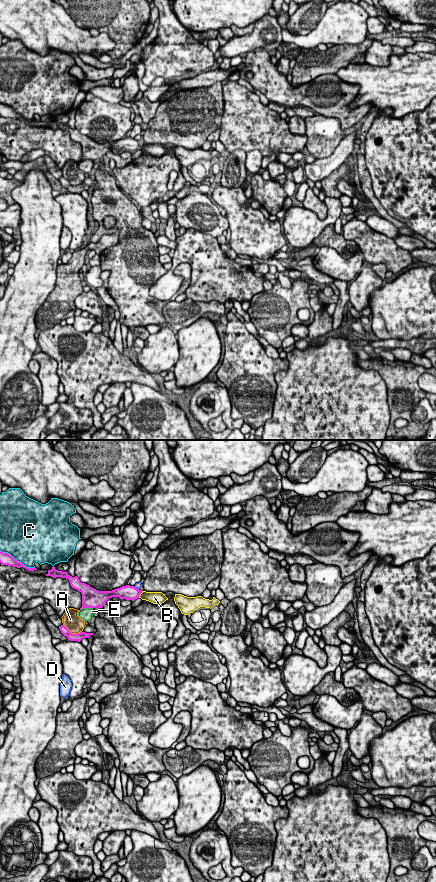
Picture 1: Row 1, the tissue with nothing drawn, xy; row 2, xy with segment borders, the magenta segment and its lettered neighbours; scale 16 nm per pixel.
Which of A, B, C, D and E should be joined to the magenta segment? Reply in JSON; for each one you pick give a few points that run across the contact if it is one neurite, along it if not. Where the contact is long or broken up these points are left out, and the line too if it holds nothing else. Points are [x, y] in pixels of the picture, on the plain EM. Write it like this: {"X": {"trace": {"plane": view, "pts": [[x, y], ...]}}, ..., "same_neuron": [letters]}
{"B": {"trace": {"plane": "xy", "pts": [[127, 144], [140, 145], [154, 149]]}}, "same_neuron": ["B"]}

